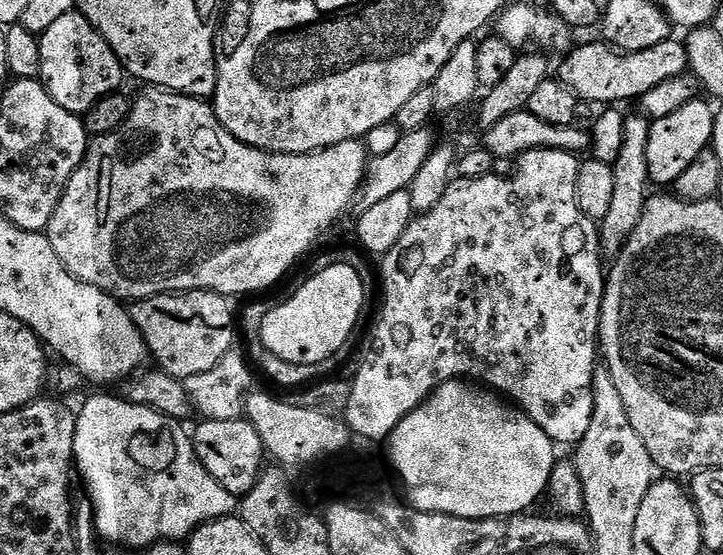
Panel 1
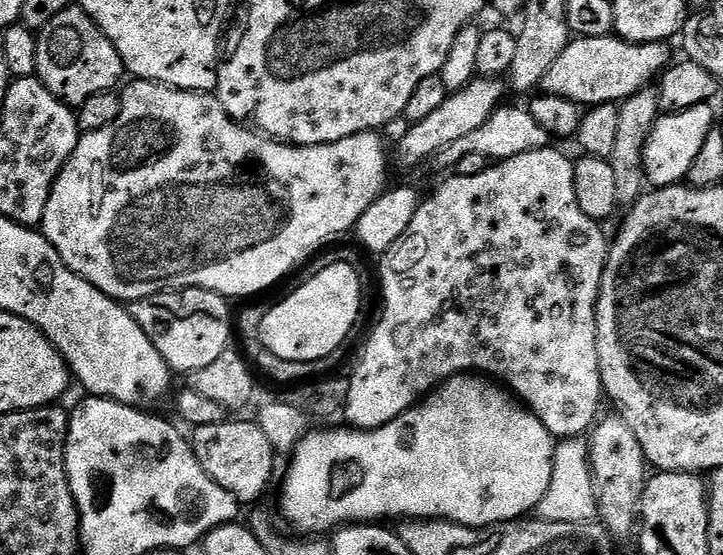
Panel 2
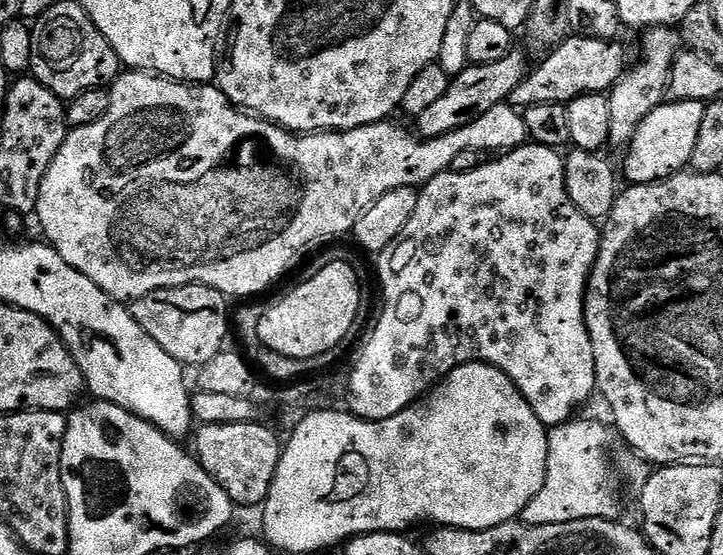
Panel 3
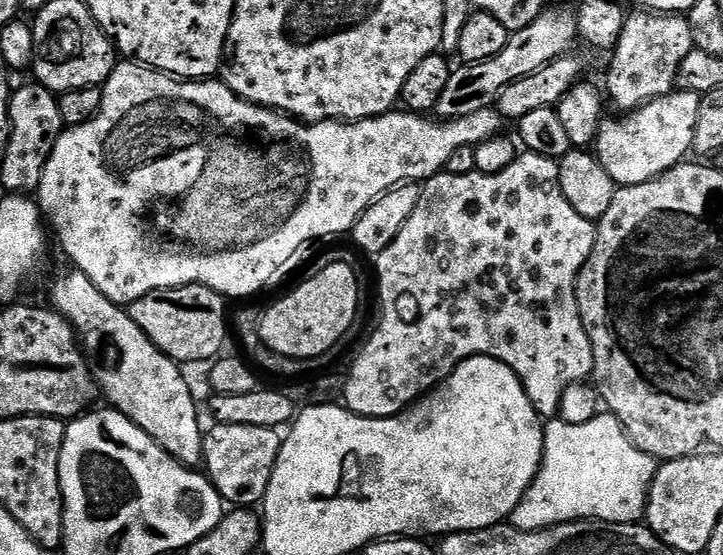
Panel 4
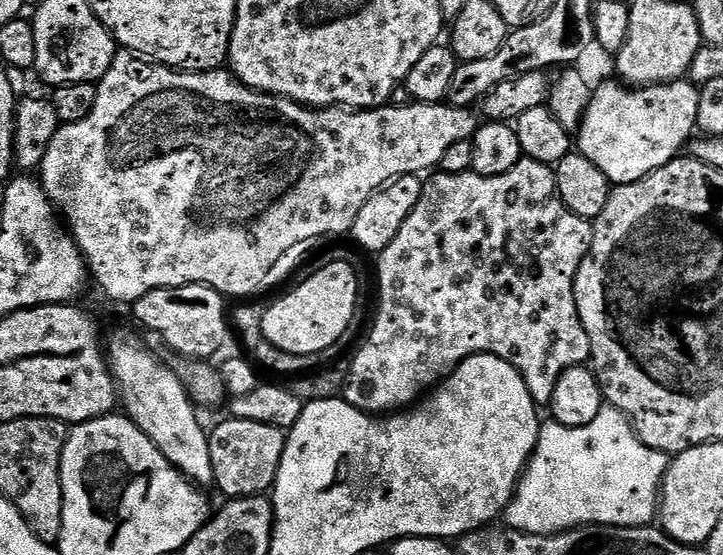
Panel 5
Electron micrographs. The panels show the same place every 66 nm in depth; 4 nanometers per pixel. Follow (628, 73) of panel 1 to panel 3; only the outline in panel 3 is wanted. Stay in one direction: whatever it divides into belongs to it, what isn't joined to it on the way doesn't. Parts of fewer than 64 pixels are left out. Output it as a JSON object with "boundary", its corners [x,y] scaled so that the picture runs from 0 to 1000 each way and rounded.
{"boundary":[[[795,61],[787,63],[780,77],[762,88],[741,124],[732,128],[711,162],[705,187],[715,198],[751,187],[777,187],[784,191],[790,180],[817,166],[845,166],[858,150],[870,121],[869,101],[852,72],[828,72]]]}

